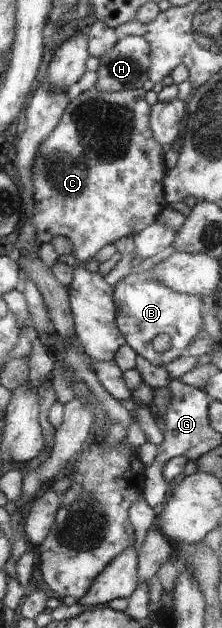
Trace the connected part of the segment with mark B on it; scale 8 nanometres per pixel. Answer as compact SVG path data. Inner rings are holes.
M150 270L125 275L117 281L112 291L115 327L136 356L143 357L154 367L163 367L182 356L188 348L189 341L202 330L199 296L175 293L173 289L167 289ZM159 334L165 334L169 338L169 349L164 353L156 353L151 345L152 339Z

